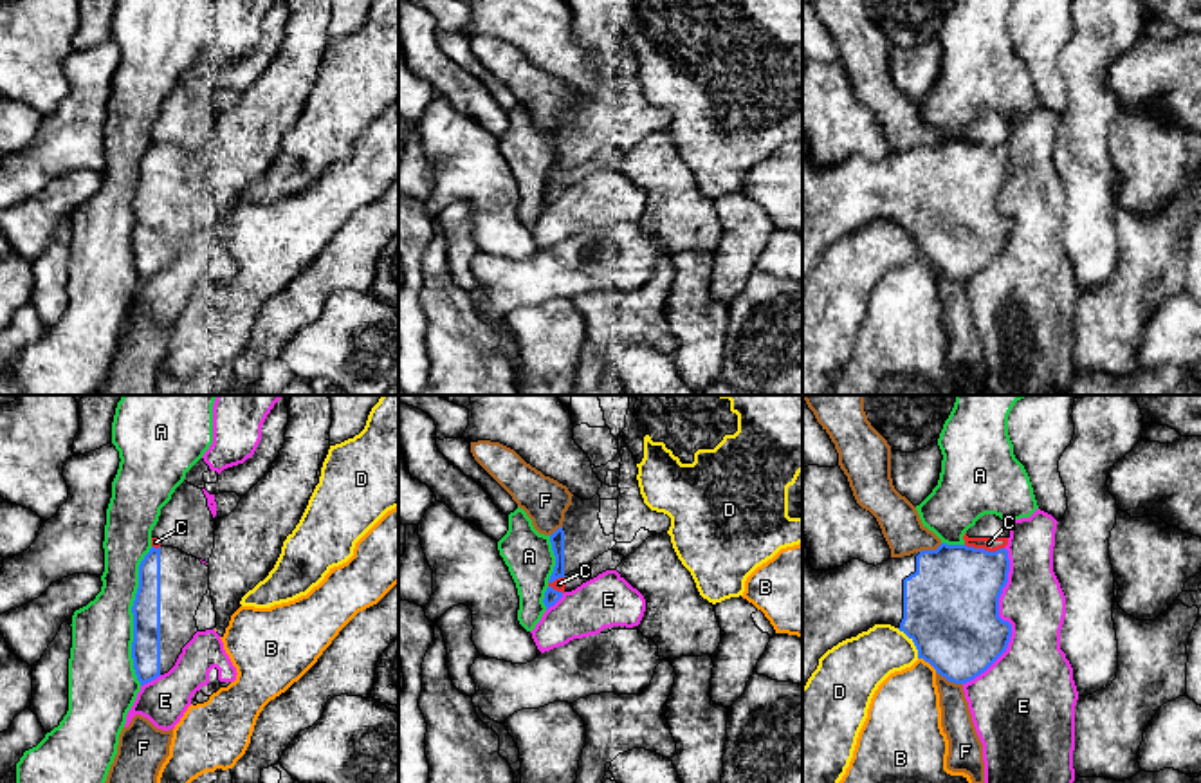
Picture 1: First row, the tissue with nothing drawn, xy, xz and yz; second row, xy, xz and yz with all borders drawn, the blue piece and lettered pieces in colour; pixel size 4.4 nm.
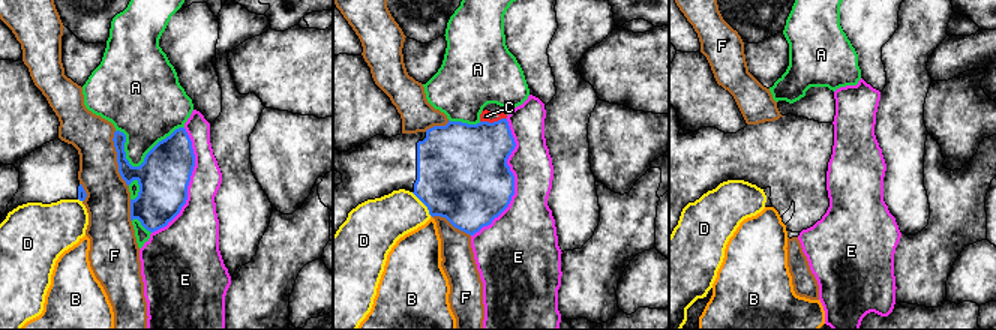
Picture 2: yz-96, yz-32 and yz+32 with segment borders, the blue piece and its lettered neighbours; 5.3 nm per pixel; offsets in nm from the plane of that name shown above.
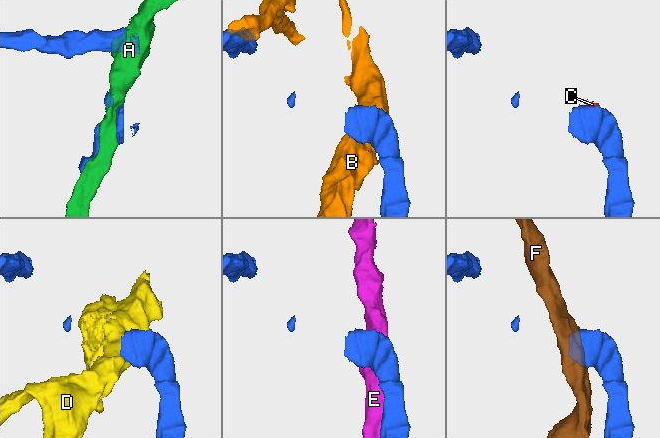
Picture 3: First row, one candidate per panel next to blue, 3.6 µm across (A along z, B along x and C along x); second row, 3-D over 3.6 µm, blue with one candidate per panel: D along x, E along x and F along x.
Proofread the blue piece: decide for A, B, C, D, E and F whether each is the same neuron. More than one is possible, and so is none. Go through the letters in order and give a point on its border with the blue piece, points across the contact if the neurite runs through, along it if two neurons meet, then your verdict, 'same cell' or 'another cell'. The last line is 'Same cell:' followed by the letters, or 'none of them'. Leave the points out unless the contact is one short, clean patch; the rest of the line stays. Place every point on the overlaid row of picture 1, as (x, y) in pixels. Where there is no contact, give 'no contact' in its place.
A: xy (134, 616) | another cell
B: yz (927, 661) | another cell
C: yz (983, 549) | another cell
D: yz (913, 641) | another cell
E: yz (1005, 621) | another cell
F: yz (949, 681) | another cell
Same cell: none of them

